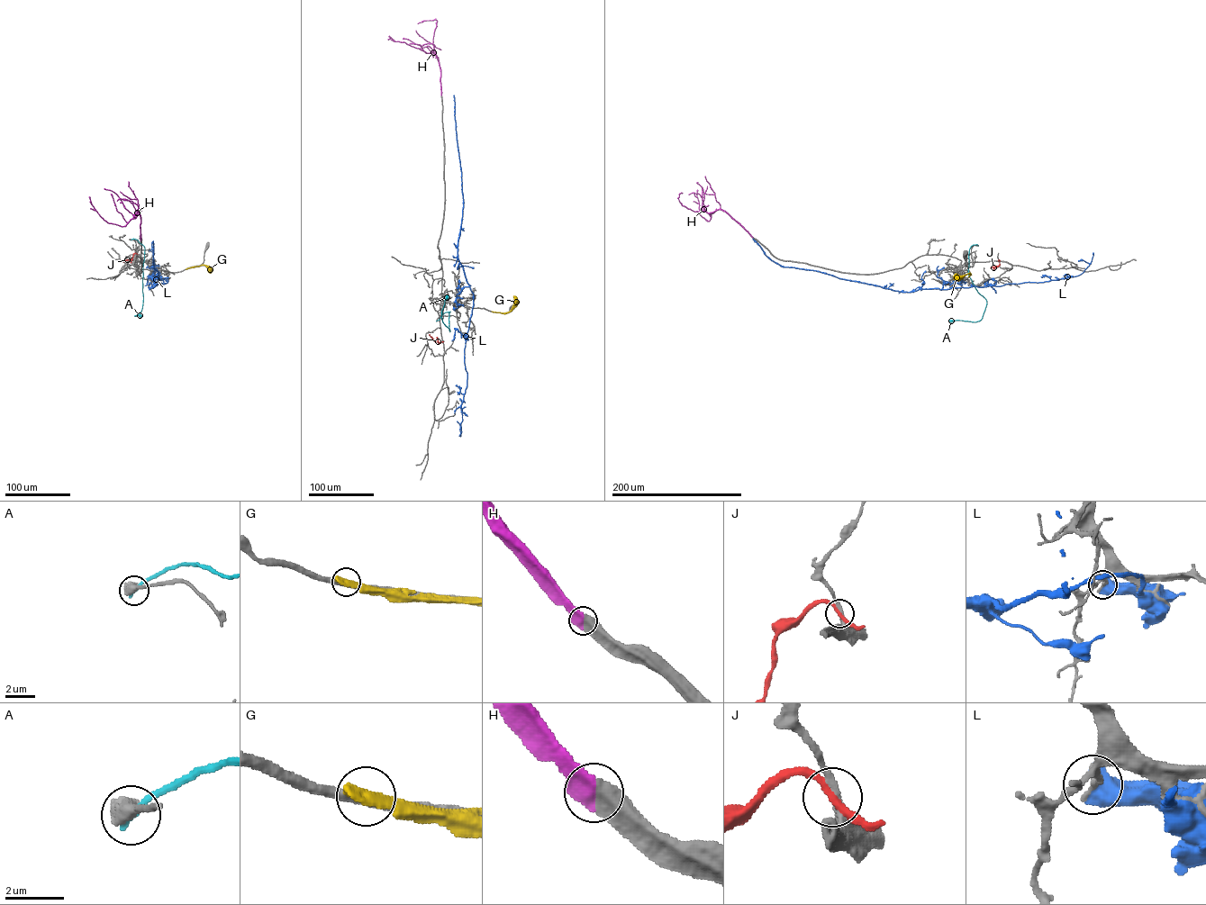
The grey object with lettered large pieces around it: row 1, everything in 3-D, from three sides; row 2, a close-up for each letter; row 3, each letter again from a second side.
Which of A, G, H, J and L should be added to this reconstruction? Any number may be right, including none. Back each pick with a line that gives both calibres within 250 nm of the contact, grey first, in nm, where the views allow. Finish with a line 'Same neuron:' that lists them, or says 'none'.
H: Thickness 750 nm (grey) against 700 nm
Same neuron: H

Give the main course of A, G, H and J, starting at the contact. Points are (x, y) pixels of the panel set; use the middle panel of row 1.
A: (436, 321), (450, 312), (449, 331), (441, 317), (448, 295)
G: (492, 312), (509, 312), (514, 296)
H: (441, 95), (440, 70), (435, 51), (427, 53), (405, 42), (387, 39)
J: (442, 341), (435, 341), (429, 334)

